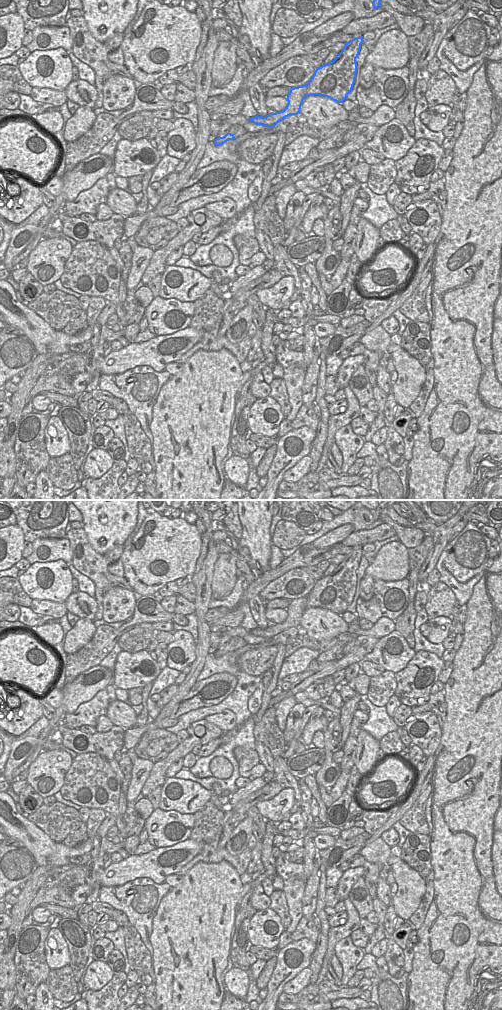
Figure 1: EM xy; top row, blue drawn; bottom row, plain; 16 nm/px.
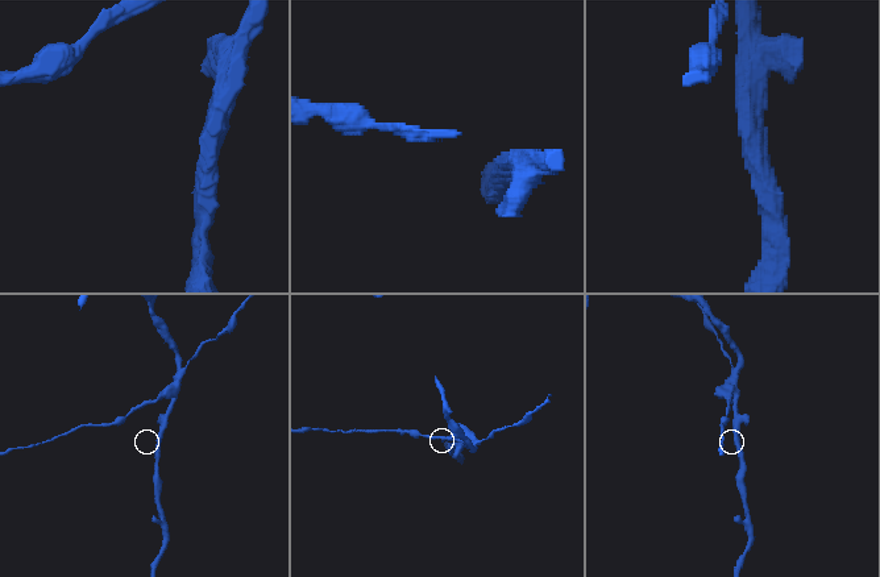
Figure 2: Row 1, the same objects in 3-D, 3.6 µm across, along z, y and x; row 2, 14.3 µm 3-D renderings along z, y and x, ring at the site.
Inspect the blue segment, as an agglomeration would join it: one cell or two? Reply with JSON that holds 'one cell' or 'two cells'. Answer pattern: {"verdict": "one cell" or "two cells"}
{"verdict": "two cells"}

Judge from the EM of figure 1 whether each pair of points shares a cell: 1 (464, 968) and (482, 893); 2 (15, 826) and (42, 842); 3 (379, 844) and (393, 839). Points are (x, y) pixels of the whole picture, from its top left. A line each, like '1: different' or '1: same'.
1: same
2: same
3: different

